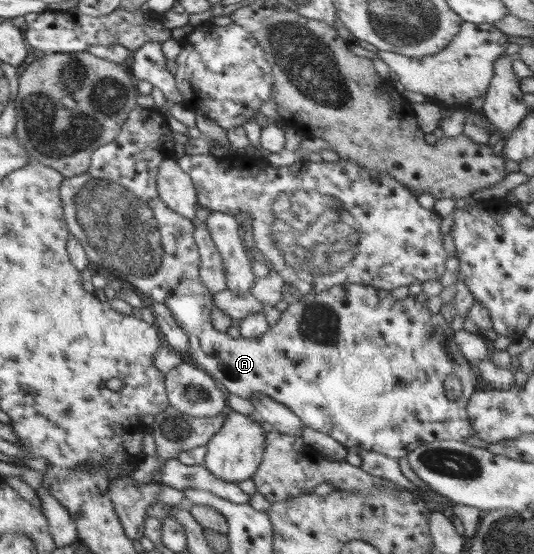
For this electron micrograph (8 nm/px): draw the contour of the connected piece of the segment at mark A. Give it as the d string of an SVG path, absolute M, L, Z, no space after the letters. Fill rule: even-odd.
M137 105L136 108L133 108L129 112L115 140L109 144L103 144L93 151L90 167L87 171L77 176L64 177L60 186L60 198L65 222L67 222L70 234L75 236L76 240L83 246L84 252L95 270L107 274L109 277L120 279L124 285L130 288L139 288L145 296L153 298L155 302L165 304L171 311L171 314L173 314L175 322L179 324L179 328L189 338L187 357L191 358L200 369L203 369L209 376L212 376L221 386L227 389L229 394L237 394L237 396L250 401L253 394L265 394L265 396L286 406L293 414L296 414L302 420L304 426L331 435L331 438L338 441L349 452L356 452L357 448L361 448L361 450L385 454L388 458L393 458L398 462L400 458L407 457L419 446L430 444L435 440L449 439L465 442L465 439L469 438L469 436L477 436L475 430L473 430L473 426L471 426L471 422L469 422L467 403L469 403L471 395L481 384L480 379L473 374L470 361L463 356L463 352L455 344L455 332L450 324L445 321L439 312L437 314L430 312L429 308L427 308L427 303L423 304L415 301L414 296L407 296L403 300L397 300L391 296L391 291L389 290L345 281L343 284L330 289L317 290L306 295L301 295L299 301L295 302L295 304L289 304L287 309L281 313L276 324L271 325L257 339L245 337L232 338L226 332L217 332L213 328L213 324L211 324L211 311L214 307L213 300L211 300L213 293L205 288L205 285L201 282L201 278L199 278L200 256L194 242L195 223L171 210L158 195L157 169L159 169L159 163L165 157L175 157L175 143L165 116L154 107L141 108L141 106ZM449 374L458 376L462 384L461 396L457 400L449 400L445 394L444 381Z

